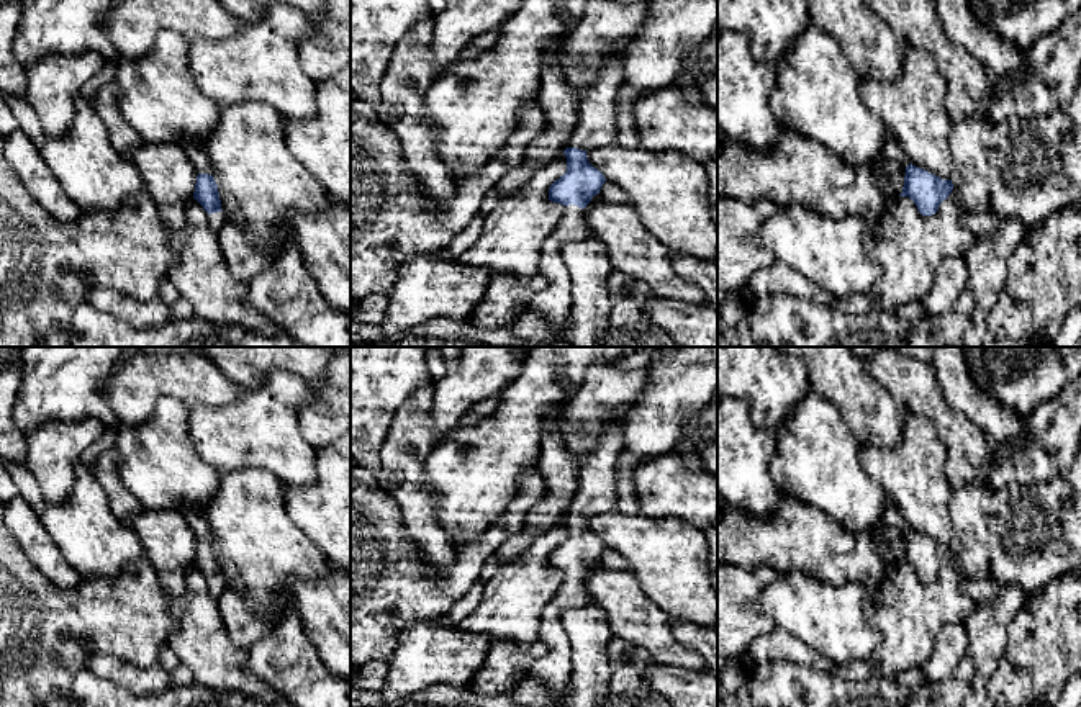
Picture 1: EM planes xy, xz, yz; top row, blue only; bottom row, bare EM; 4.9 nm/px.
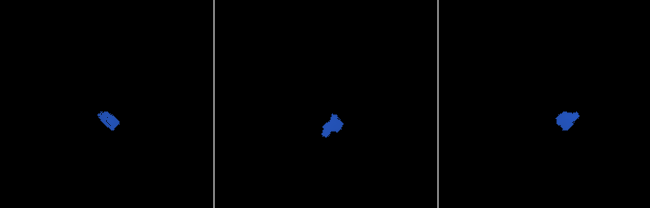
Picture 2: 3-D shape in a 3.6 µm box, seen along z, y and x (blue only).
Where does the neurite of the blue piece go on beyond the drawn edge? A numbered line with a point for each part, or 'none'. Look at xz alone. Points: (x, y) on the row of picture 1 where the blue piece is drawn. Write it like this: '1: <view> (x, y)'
1: xz (597, 126)
2: xz (554, 303)

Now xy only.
1: xy (217, 220)

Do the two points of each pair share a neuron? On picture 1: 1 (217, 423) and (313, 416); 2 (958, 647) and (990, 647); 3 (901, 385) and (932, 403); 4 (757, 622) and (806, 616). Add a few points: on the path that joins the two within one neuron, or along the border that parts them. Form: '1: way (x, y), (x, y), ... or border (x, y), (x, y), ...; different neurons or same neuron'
1: border (308, 383), (300, 434), (315, 449); different neurons
2: border (963, 622), (968, 648); different neurons
3: way (909, 385), (924, 398); same neuron
4: border (770, 581), (754, 607), (777, 627); different neurons

